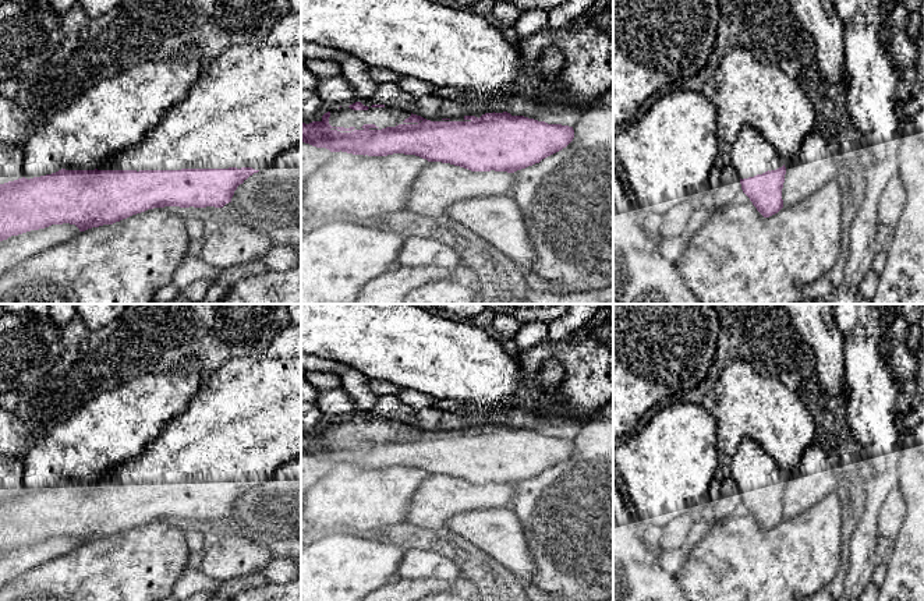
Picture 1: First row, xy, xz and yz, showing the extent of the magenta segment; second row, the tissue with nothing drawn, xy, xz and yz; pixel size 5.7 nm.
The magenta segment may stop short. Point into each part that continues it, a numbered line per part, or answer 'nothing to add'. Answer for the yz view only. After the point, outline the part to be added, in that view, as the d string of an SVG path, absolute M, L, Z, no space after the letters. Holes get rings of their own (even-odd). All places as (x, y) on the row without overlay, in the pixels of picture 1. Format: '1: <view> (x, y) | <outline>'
1: yz (751, 466) | M743 439L732 455L730 477L739 491L748 491L765 484L776 482L783 474L772 456L755 441Z

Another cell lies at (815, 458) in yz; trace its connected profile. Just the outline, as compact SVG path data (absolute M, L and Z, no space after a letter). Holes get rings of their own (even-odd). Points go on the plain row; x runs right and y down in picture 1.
M815 441L806 450L794 474L786 480L782 501L783 519L799 516L838 489L839 481L833 466L824 448Z

